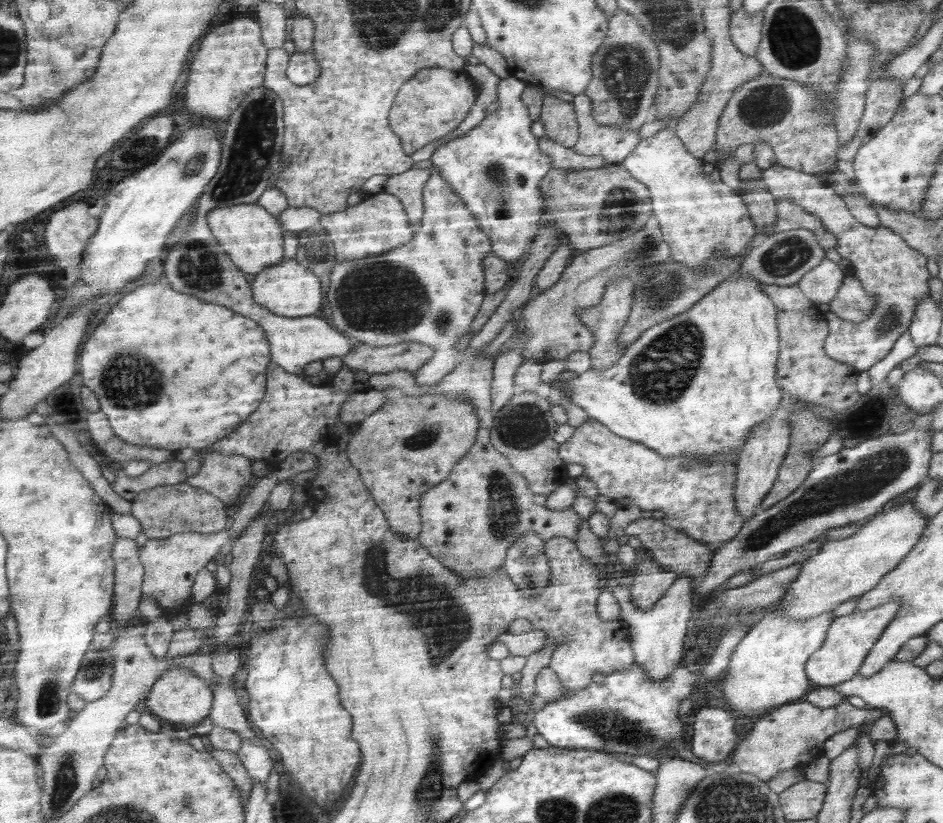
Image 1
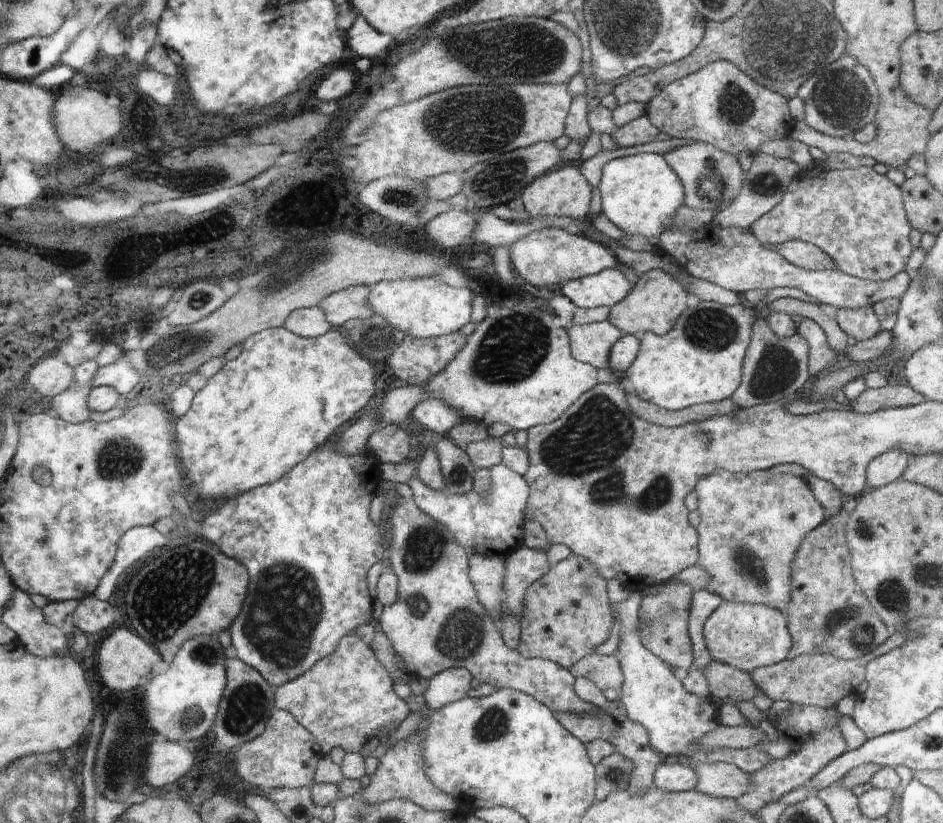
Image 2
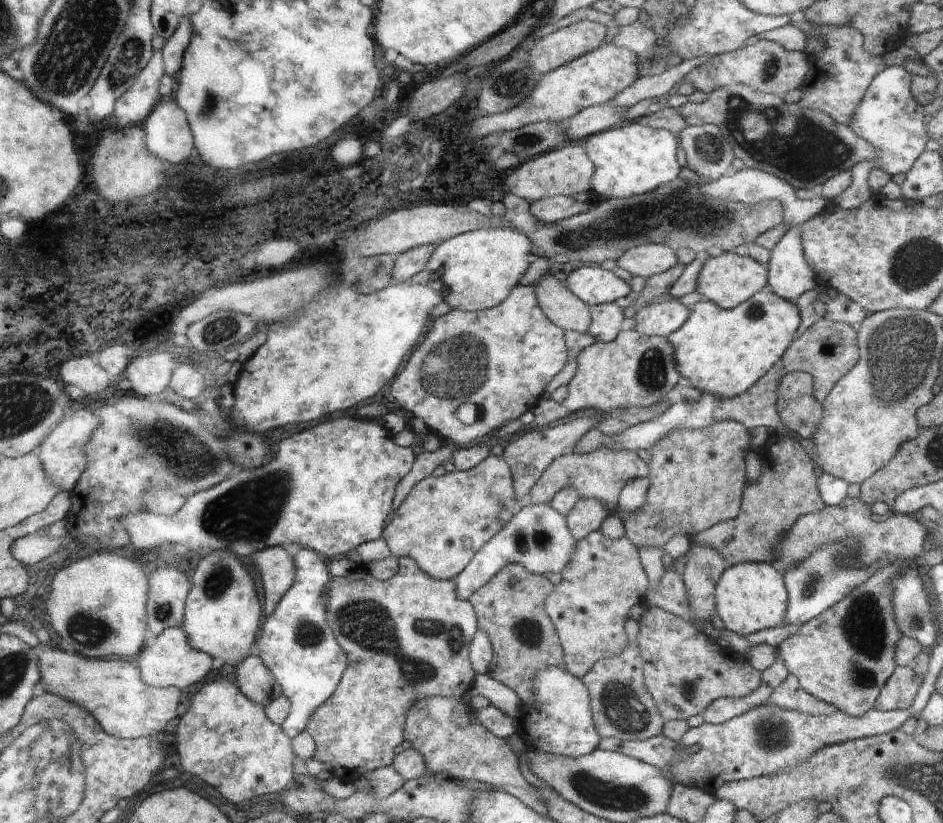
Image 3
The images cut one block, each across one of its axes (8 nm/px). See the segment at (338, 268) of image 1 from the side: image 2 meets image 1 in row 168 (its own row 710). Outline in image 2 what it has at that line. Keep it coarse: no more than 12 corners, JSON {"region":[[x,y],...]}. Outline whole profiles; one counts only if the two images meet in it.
{"region":[[461,667],[436,674],[424,690],[434,711],[467,697],[472,678]]}

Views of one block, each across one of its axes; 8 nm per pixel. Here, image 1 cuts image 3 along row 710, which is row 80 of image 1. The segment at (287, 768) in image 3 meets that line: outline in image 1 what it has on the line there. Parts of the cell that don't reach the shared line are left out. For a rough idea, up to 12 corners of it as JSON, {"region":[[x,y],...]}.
{"region":[[241,17],[202,41],[192,118],[229,124],[263,86],[262,24]]}

